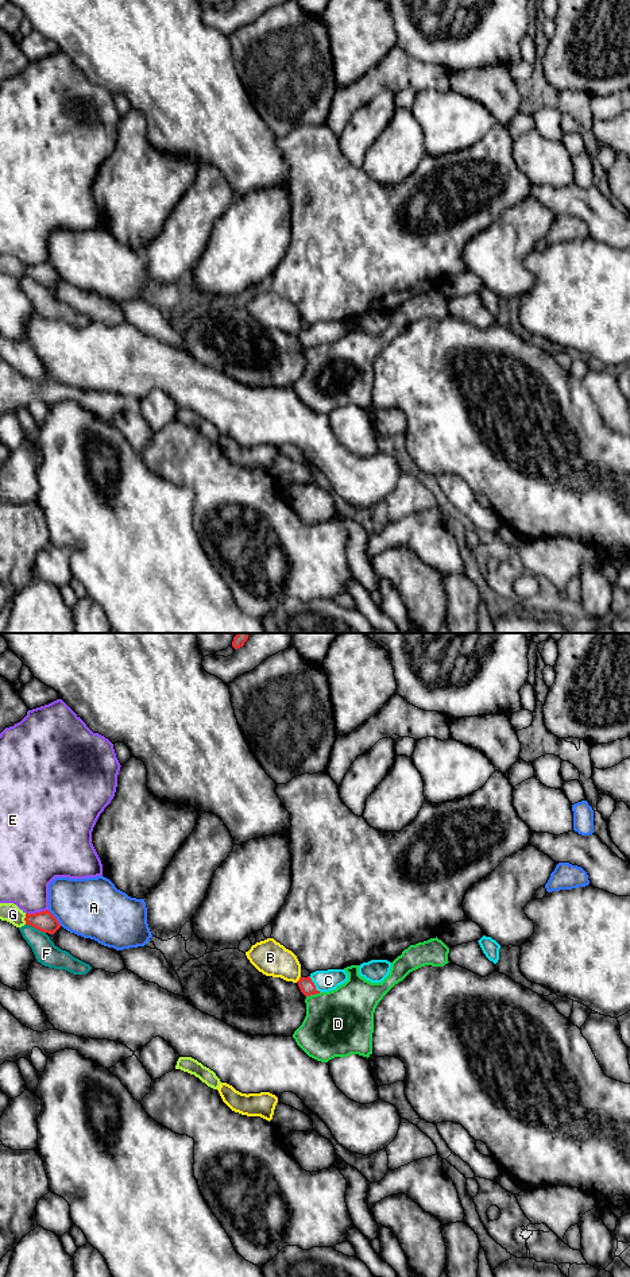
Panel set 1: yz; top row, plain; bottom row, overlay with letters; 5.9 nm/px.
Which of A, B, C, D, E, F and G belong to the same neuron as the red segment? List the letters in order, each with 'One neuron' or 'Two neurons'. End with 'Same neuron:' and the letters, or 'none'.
A: Two neurons
B: Two neurons
C: One neuron
D: Two neurons
E: Two neurons
F: Two neurons
G: Two neurons
Same neuron: C

